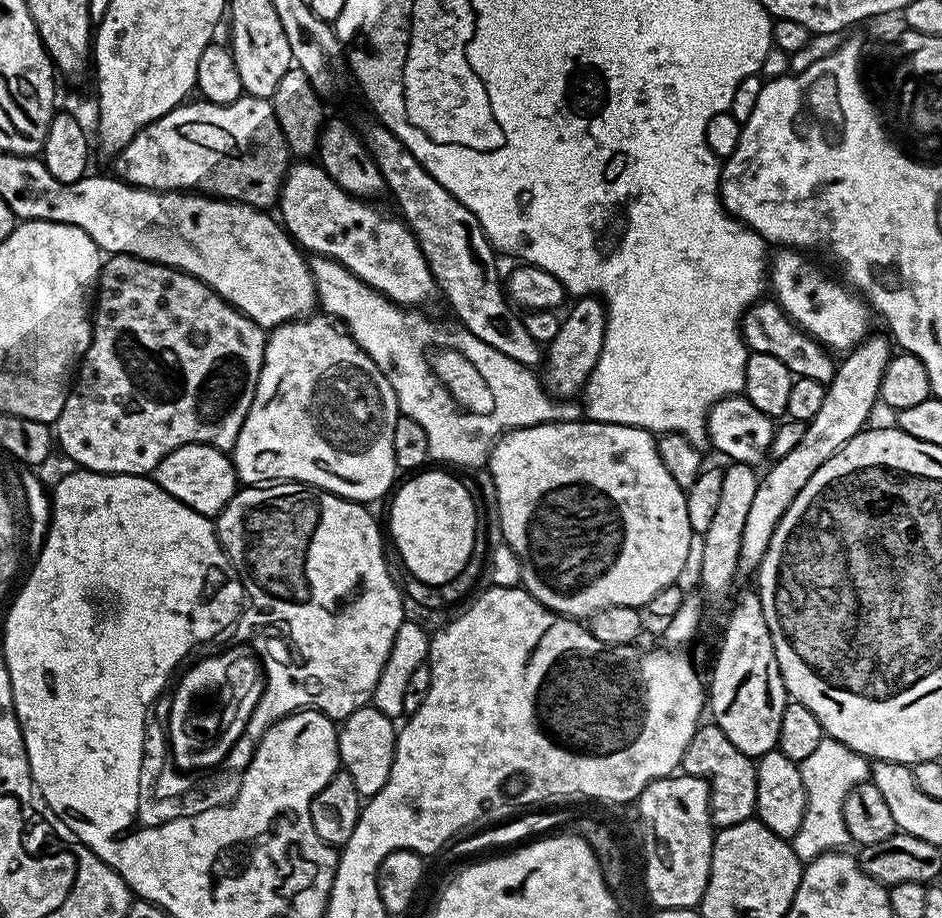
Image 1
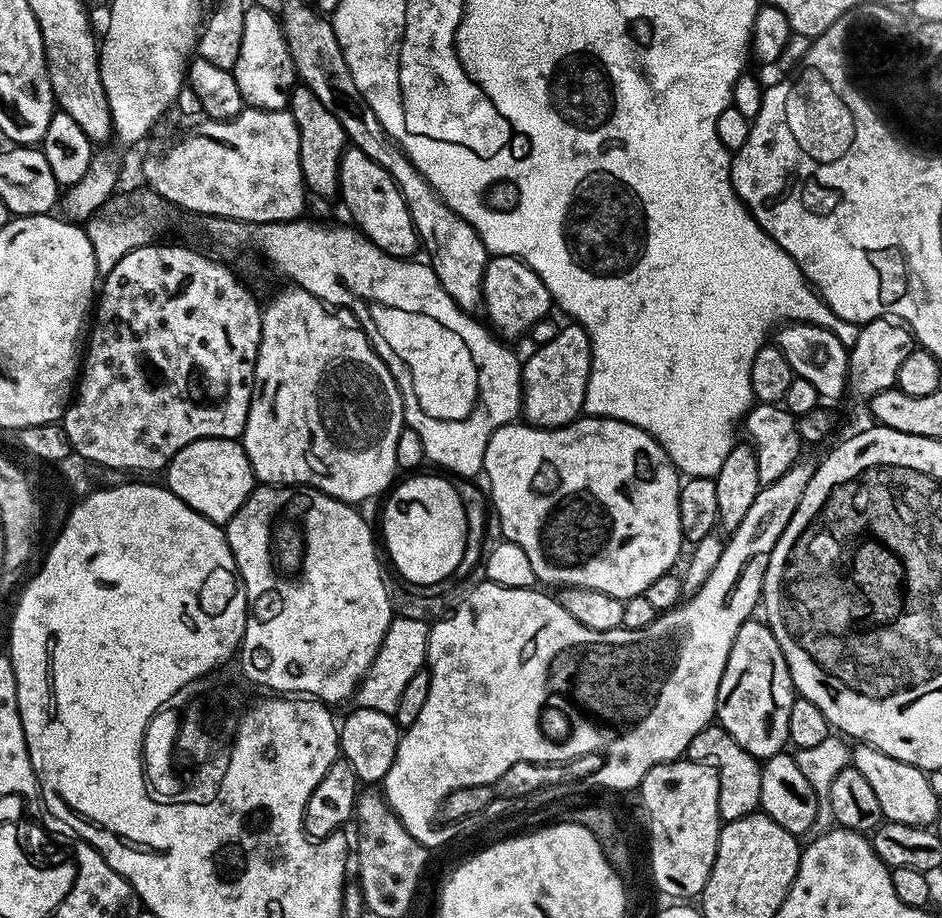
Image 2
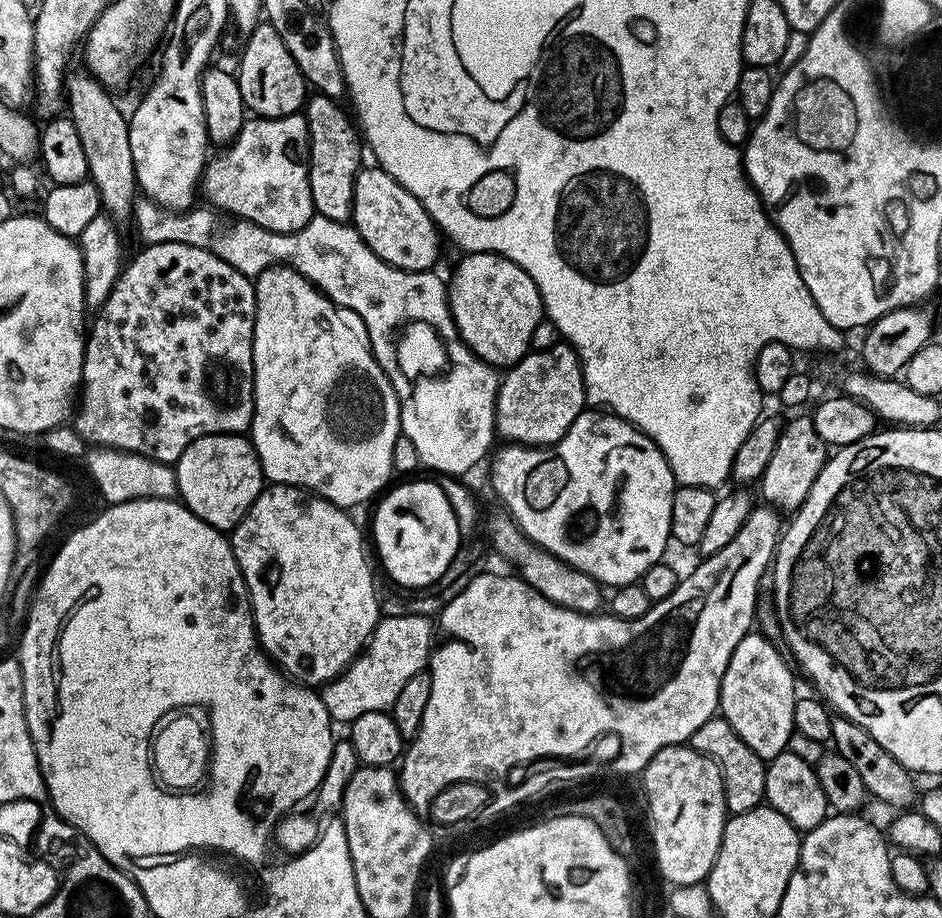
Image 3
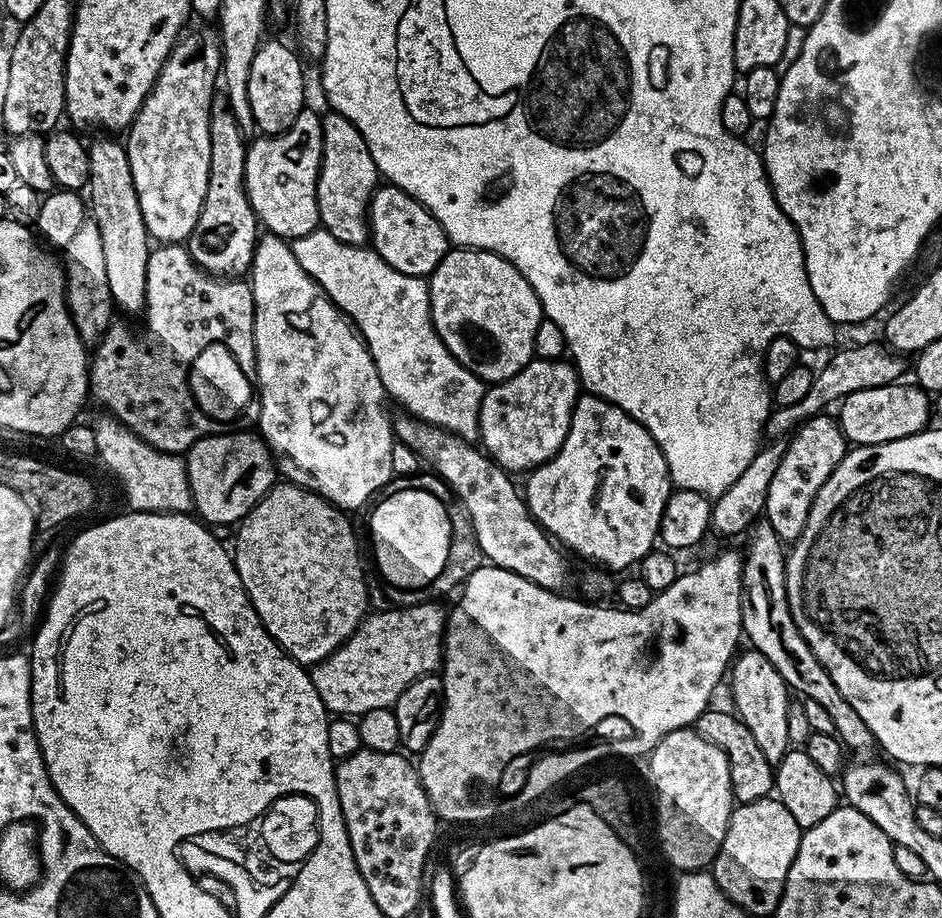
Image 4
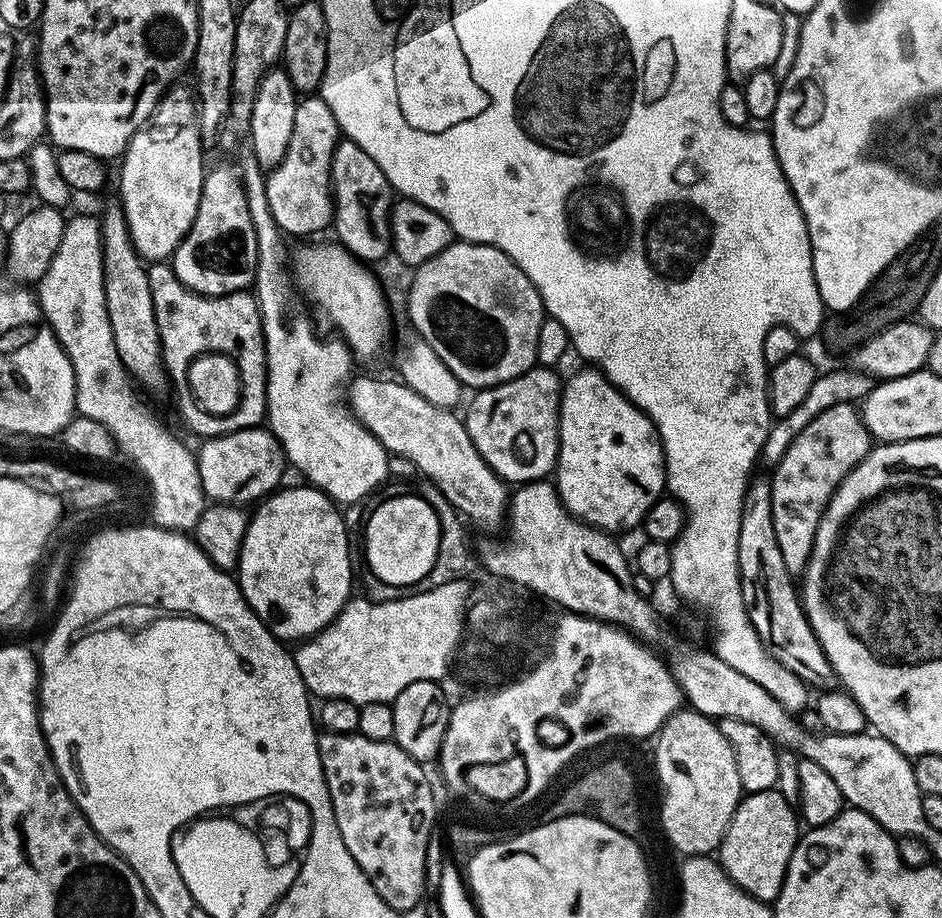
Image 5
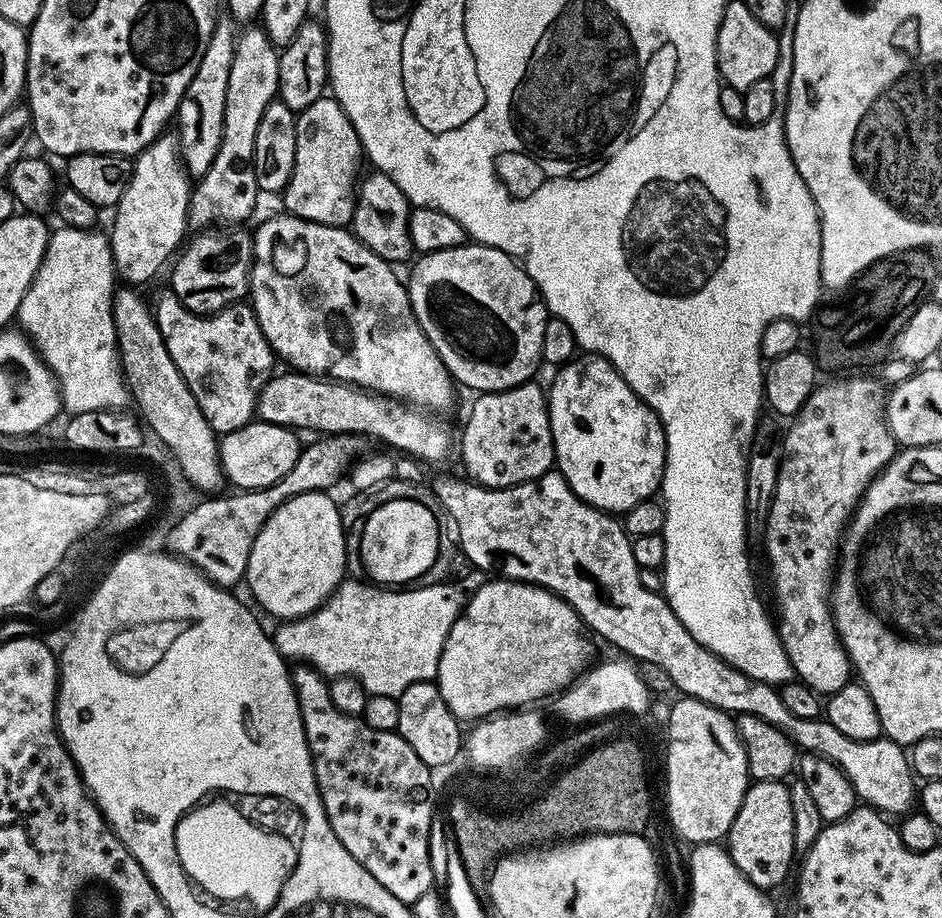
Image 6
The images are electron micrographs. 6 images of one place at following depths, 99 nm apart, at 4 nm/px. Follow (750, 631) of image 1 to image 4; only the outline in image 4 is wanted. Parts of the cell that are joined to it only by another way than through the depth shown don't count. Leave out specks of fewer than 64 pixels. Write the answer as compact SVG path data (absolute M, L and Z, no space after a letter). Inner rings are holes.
M755 650L747 651L741 651L730 668L732 700L736 703L734 711L740 717L740 721L748 727L750 734L754 734L754 742L758 742L762 754L766 754L768 761L775 766L790 750L788 742L790 689L778 674L778 670L770 666L770 662L762 653Z

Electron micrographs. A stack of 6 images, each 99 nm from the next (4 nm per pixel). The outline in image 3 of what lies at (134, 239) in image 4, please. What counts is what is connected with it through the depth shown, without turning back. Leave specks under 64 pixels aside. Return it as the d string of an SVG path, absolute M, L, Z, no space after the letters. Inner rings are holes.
M87 70L67 73L64 90L66 112L78 130L82 141L82 151L86 153L88 179L98 190L101 209L117 221L133 215L138 200L138 185L134 174L134 154L130 154L130 130L128 116L120 113L118 105L112 101L113 93L92 77Z

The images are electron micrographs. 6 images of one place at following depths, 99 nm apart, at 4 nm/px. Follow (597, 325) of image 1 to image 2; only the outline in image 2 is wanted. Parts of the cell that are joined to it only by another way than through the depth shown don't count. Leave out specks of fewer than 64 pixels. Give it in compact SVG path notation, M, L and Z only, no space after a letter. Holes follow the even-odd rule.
M568 322L556 337L539 345L520 369L520 406L522 416L534 428L560 428L581 415L588 375L592 369L592 343L578 323Z

